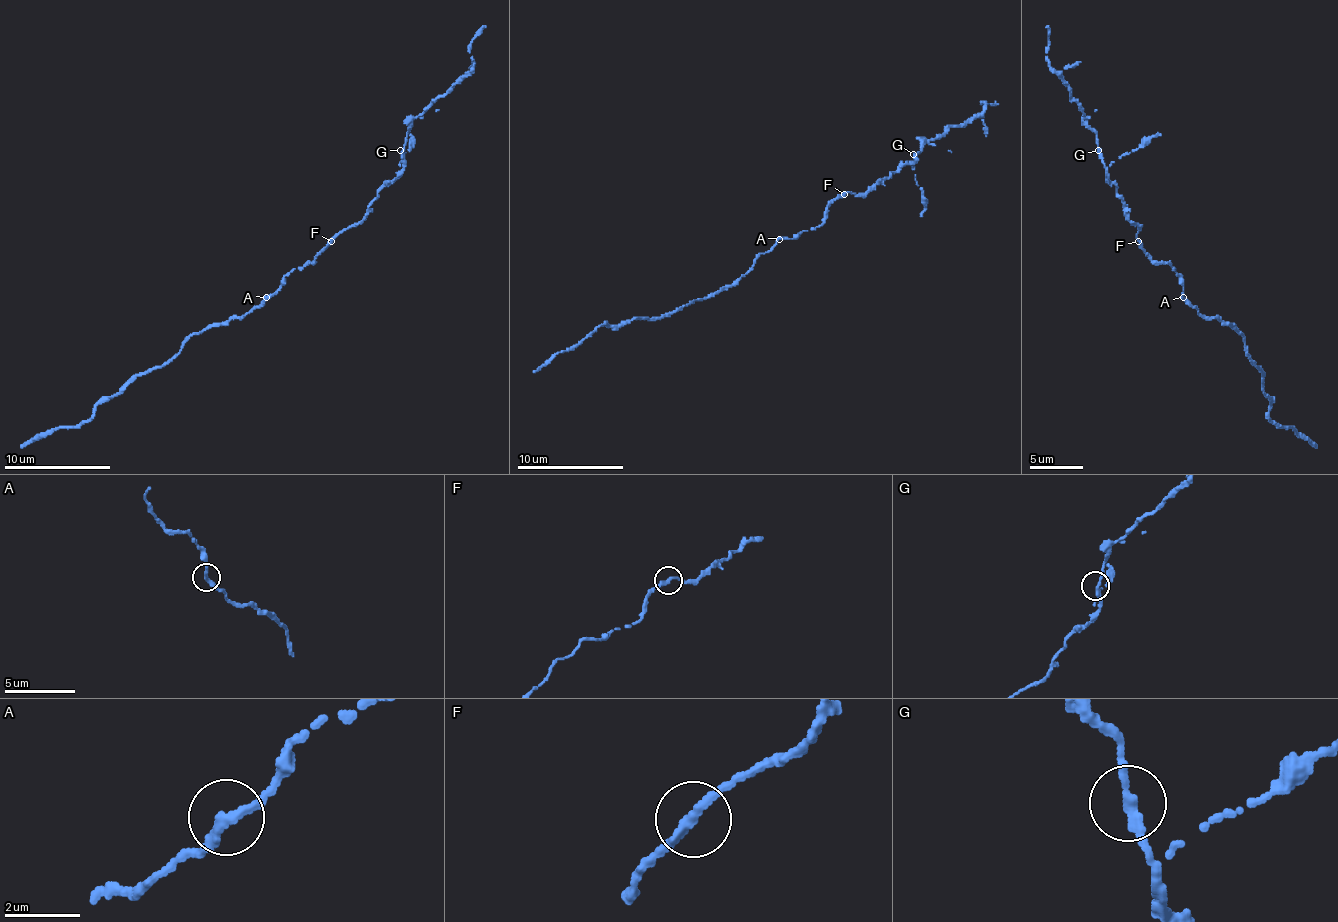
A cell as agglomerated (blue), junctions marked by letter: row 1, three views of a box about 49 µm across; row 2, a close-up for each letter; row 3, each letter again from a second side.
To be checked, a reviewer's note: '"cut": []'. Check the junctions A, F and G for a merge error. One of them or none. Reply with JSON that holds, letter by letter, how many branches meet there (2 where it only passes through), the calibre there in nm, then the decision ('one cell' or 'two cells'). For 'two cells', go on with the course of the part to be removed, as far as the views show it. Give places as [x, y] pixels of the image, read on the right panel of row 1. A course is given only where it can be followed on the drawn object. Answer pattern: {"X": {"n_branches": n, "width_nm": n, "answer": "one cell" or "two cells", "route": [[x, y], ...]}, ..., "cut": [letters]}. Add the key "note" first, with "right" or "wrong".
{"note": "right", "A": {"n_branches": 2, "width_nm": 260, "answer": "one cell"}, "F": {"n_branches": 2, "width_nm": 260, "answer": "one cell"}, "G": {"n_branches": 2, "width_nm": 260, "answer": "one cell"}, "cut": []}

